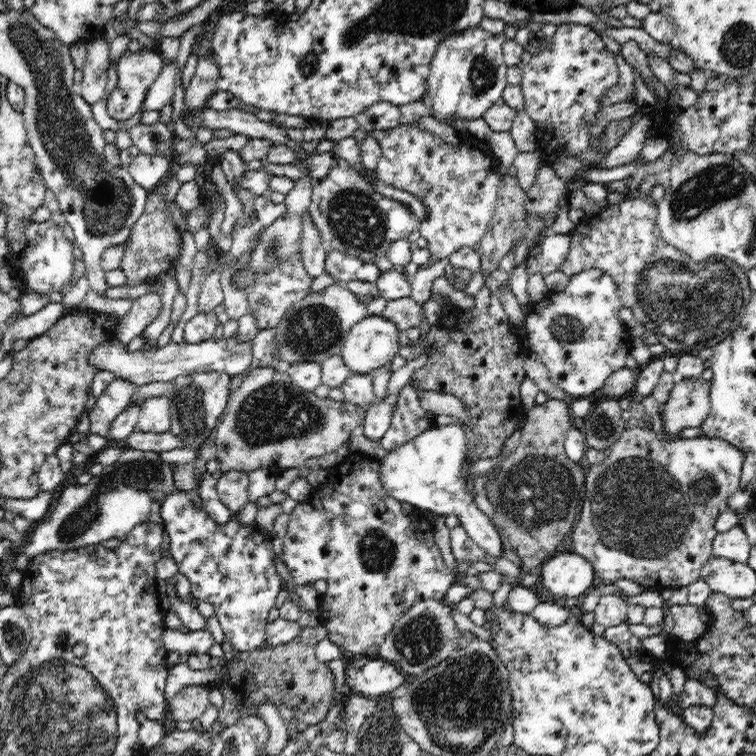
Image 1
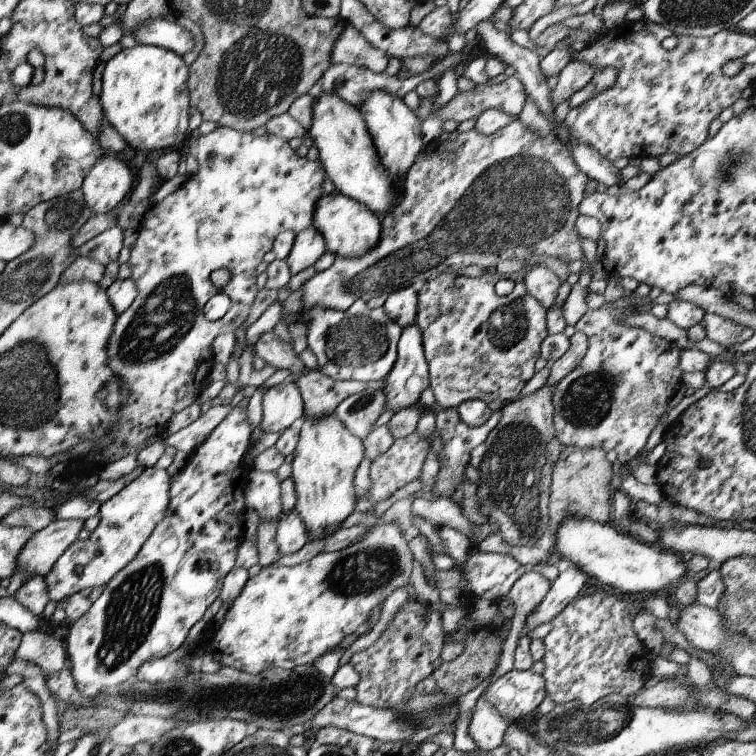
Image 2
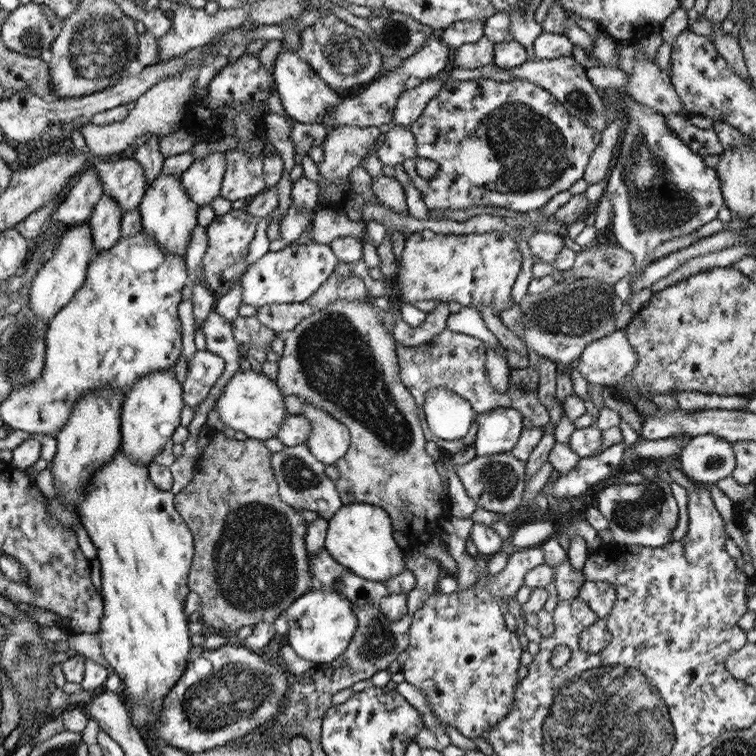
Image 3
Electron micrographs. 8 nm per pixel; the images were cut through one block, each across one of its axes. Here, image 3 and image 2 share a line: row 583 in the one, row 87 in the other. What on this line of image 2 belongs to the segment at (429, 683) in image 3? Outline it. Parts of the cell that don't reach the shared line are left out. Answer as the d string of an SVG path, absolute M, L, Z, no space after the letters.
M511 76L505 78L501 84L493 84L493 86L475 86L471 92L467 94L455 94L455 98L451 98L443 108L437 110L437 116L445 122L445 120L455 120L455 122L463 122L463 120L477 120L481 112L485 110L501 110L513 118L517 118L525 106L525 88L523 84Z

